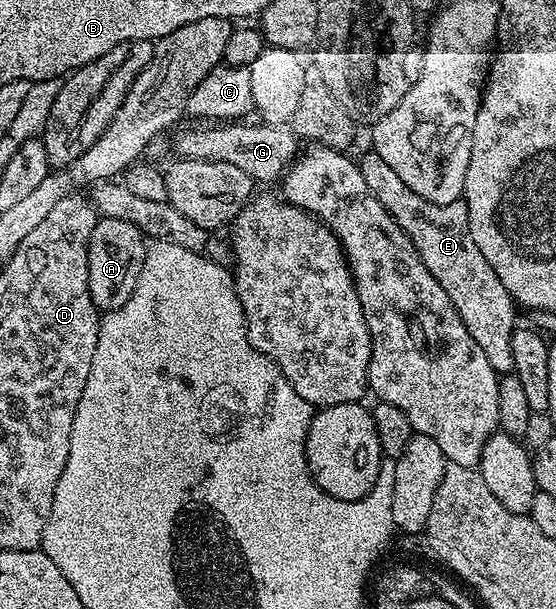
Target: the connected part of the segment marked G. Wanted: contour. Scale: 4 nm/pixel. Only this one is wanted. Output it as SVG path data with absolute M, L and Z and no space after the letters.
M202 124L199 130L186 130L174 140L175 155L188 160L227 162L254 179L255 183L277 183L300 153L300 139L286 126L246 126L250 124Z

